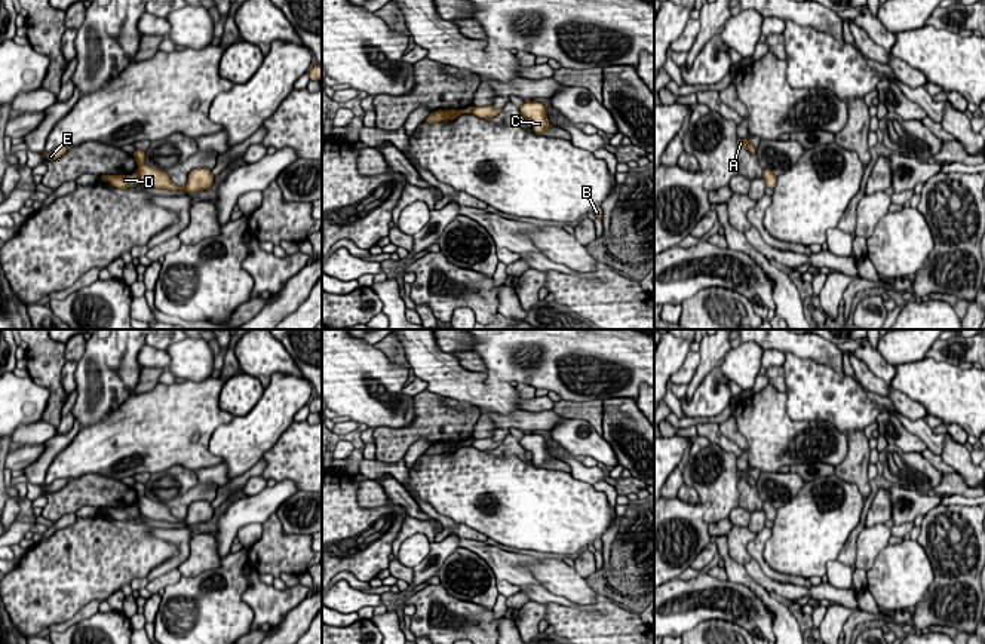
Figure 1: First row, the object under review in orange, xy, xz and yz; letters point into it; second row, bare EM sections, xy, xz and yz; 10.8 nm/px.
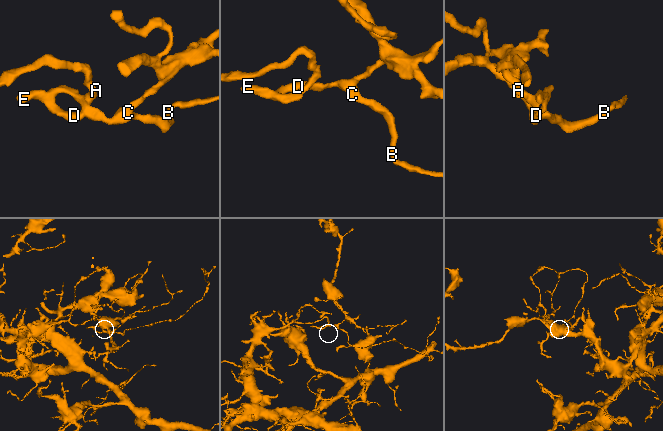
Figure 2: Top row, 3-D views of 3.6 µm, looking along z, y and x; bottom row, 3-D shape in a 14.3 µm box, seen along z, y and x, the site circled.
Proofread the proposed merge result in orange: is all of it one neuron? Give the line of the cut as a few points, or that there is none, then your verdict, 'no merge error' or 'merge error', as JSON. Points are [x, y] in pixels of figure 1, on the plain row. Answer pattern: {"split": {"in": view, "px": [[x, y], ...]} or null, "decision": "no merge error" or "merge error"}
{"split": null, "decision": "no merge error"}

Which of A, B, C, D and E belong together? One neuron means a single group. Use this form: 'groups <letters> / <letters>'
groups A B C D E

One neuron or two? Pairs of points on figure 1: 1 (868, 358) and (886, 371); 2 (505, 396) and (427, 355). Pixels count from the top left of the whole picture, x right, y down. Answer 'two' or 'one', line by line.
1: one
2: one

